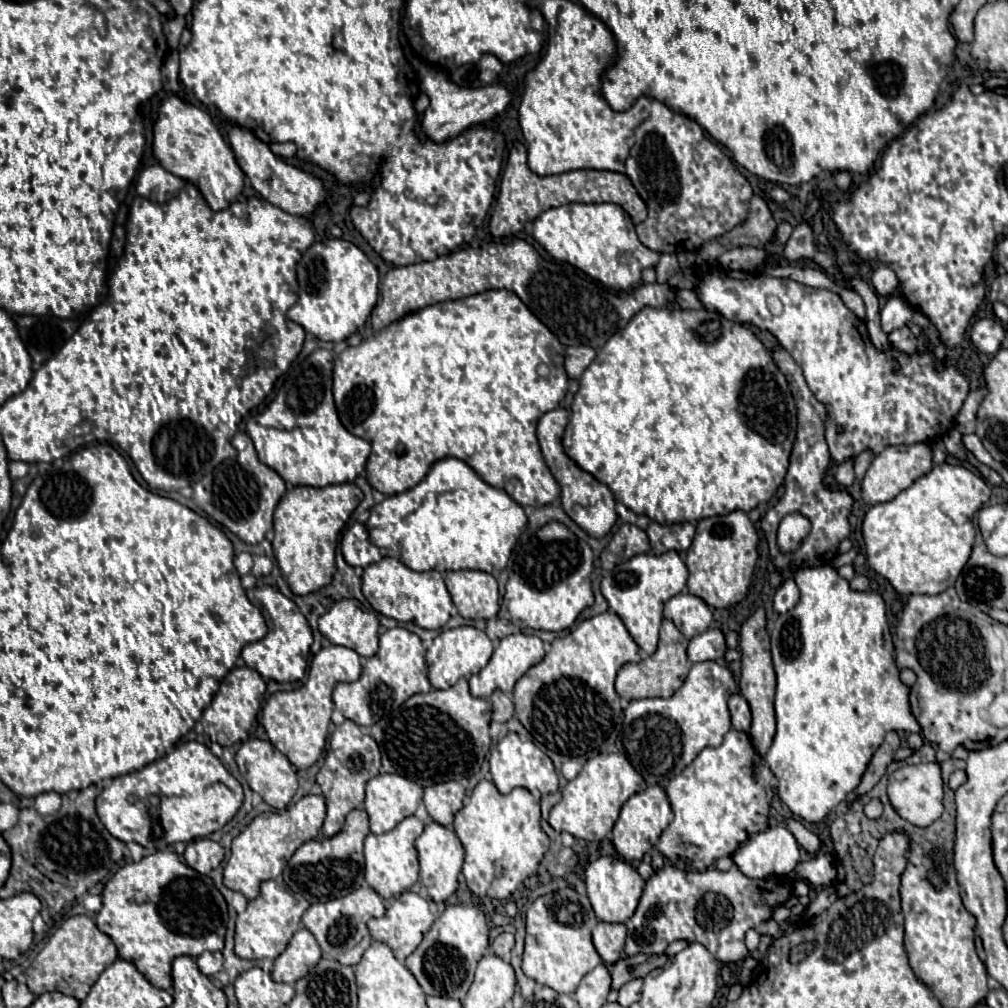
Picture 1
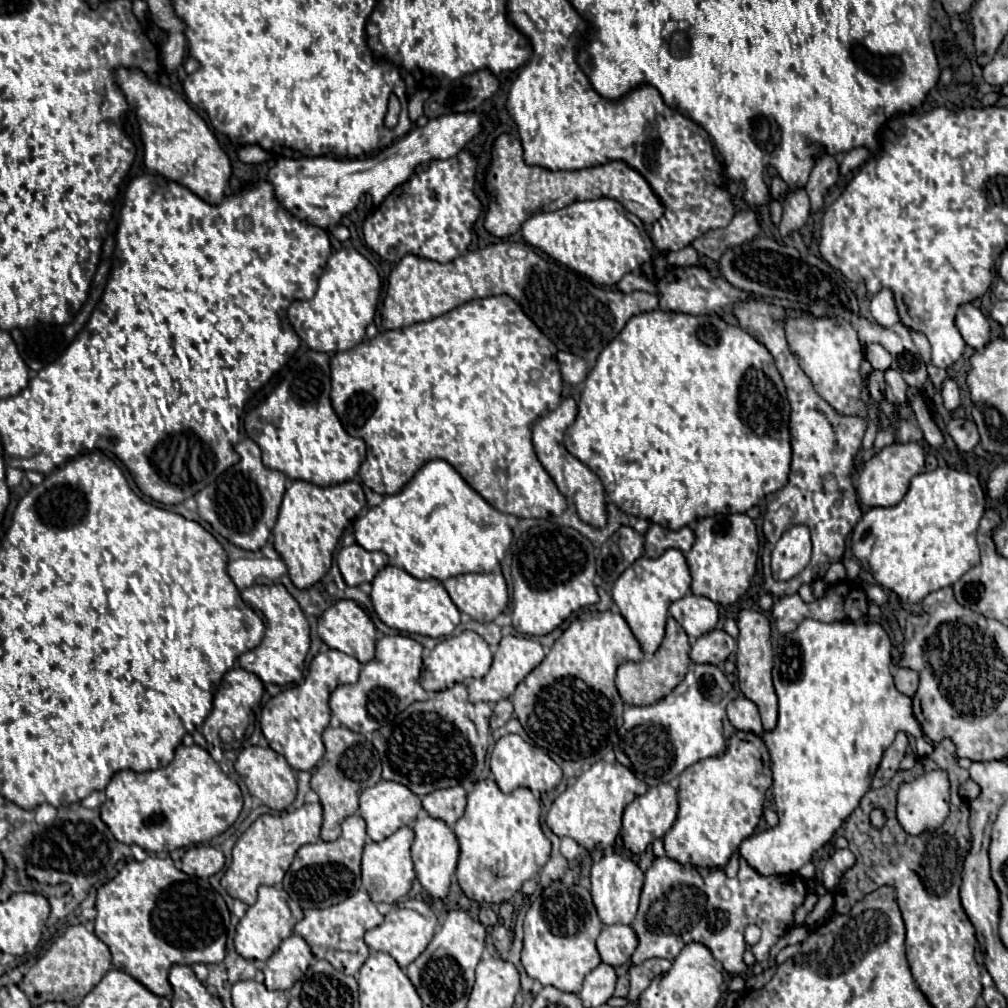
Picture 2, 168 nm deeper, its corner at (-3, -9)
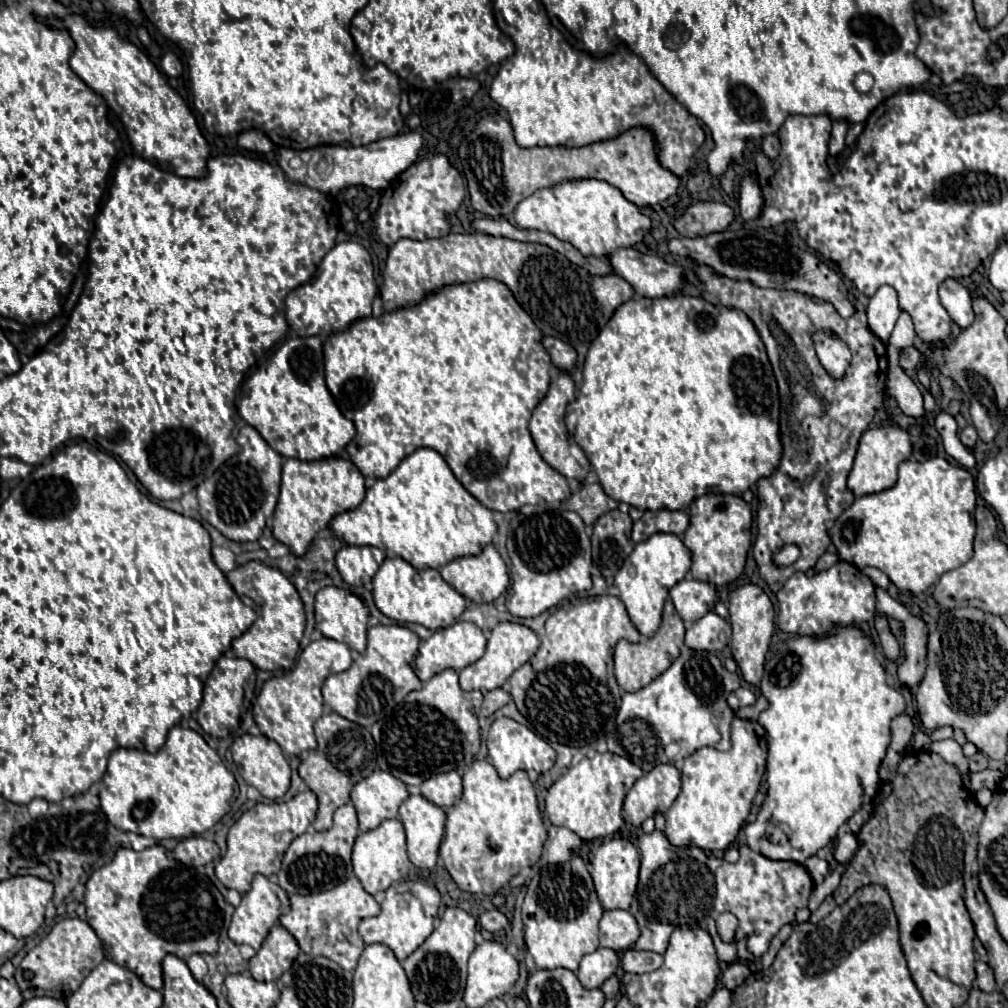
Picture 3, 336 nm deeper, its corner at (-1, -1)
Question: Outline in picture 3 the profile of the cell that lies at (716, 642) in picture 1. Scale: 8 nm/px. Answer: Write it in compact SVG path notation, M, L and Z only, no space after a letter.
M708 612L686 630L686 646L692 650L720 652L730 642L730 636L730 624L716 612Z

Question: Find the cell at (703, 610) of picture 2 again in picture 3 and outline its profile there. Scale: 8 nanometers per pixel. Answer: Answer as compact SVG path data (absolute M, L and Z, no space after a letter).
M684 578L676 586L672 586L670 596L686 624L698 620L716 604L716 588L708 582L700 582L694 578Z

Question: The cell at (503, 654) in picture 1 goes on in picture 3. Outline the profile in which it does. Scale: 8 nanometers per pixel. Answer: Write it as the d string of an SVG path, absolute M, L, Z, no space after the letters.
M498 622L488 638L484 656L480 660L476 660L474 664L460 670L460 688L480 690L480 692L500 688L510 678L510 674L516 668L520 668L520 664L528 662L536 654L538 646L540 646L540 640L538 640L536 632L530 630L528 626L516 624L516 622Z

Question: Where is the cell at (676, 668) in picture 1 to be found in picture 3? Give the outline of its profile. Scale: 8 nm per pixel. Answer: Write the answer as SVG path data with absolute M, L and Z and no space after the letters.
M668 598L664 604L664 614L662 614L662 624L658 632L652 638L640 638L640 642L632 644L628 640L620 640L614 648L614 676L618 680L618 686L626 692L636 692L650 684L660 672L664 672L672 660L680 656L680 646L684 644L684 622L674 610L672 600Z

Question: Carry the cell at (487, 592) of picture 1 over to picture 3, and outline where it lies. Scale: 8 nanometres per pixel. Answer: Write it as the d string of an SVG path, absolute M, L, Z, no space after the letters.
M494 544L484 546L476 556L454 558L440 570L440 574L464 598L476 602L496 600L510 584L506 562Z

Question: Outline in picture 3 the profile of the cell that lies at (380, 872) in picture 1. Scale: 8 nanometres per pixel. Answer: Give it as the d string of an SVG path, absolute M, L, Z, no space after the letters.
M384 820L378 828L358 834L352 850L352 866L354 874L358 876L368 894L376 894L378 890L386 890L394 882L400 882L410 870L410 860L406 854L406 836L400 820Z

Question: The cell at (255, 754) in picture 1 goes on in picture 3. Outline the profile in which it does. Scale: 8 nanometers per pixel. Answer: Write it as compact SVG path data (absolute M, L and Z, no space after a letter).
M244 734L240 738L236 738L230 746L230 752L232 752L232 760L238 768L238 774L250 784L250 786L256 786L260 790L262 796L270 798L270 800L276 800L276 798L282 798L290 786L290 766L280 750L280 746L266 738L266 736L252 736L252 734Z

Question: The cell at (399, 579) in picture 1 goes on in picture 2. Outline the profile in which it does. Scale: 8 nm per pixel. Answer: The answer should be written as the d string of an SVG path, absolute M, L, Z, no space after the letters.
M396 566L382 568L376 578L372 580L372 592L370 592L374 610L378 618L400 632L410 634L424 634L430 638L442 638L454 632L454 628L460 622L460 612L450 600L446 588L438 580L418 580L410 576L406 570Z

